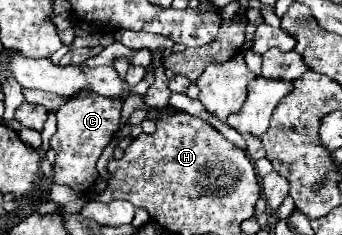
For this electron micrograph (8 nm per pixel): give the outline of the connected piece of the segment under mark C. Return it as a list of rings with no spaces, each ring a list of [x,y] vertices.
[[[76,96],[76,100],[68,100],[64,108],[60,108],[58,116],[58,132],[52,136],[50,146],[56,152],[54,160],[54,184],[70,186],[74,192],[88,192],[98,178],[96,160],[102,150],[110,144],[112,136],[120,130],[120,100],[100,100],[100,96]]]

